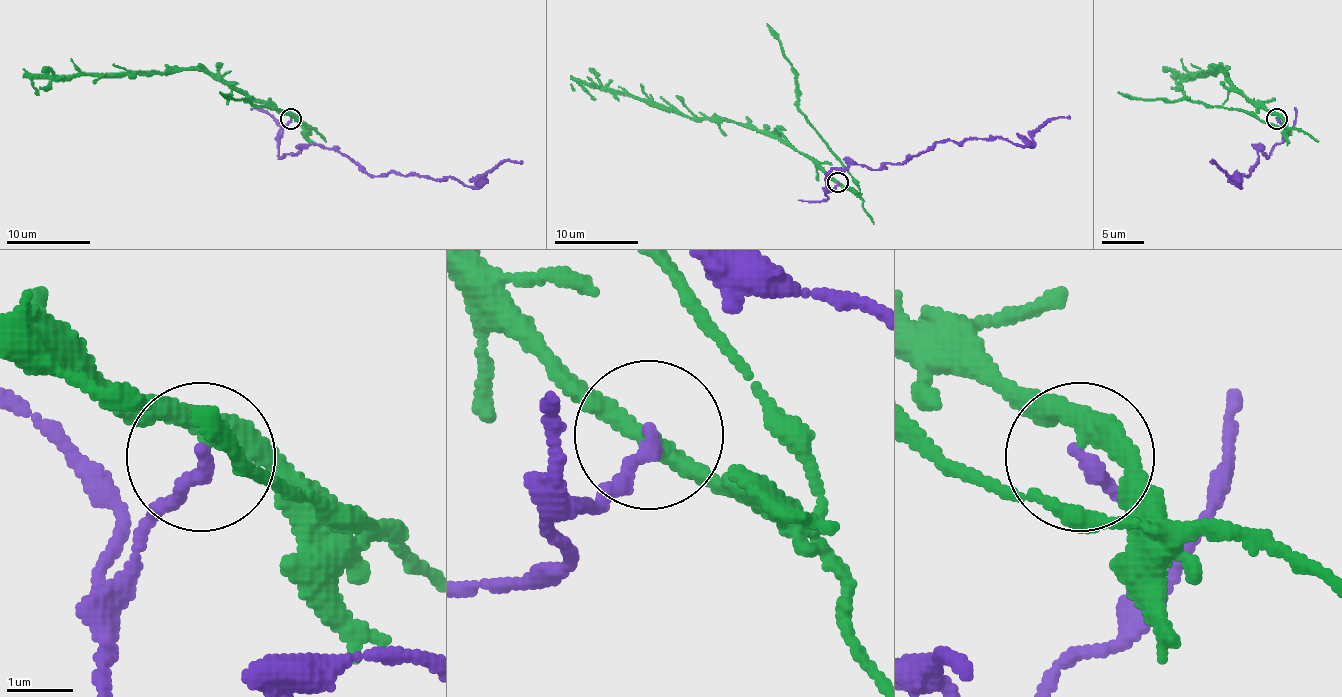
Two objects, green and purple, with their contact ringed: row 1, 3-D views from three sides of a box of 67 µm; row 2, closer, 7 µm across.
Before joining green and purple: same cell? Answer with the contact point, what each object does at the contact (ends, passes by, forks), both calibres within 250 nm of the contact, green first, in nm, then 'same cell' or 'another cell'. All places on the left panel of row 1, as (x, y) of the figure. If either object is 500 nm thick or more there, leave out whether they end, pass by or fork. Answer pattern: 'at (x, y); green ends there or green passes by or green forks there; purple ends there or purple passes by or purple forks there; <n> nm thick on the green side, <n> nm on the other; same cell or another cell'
at (290, 119); green passes by; purple ends there; 320 nm thick on the green side, 220 nm on the other; another cell

